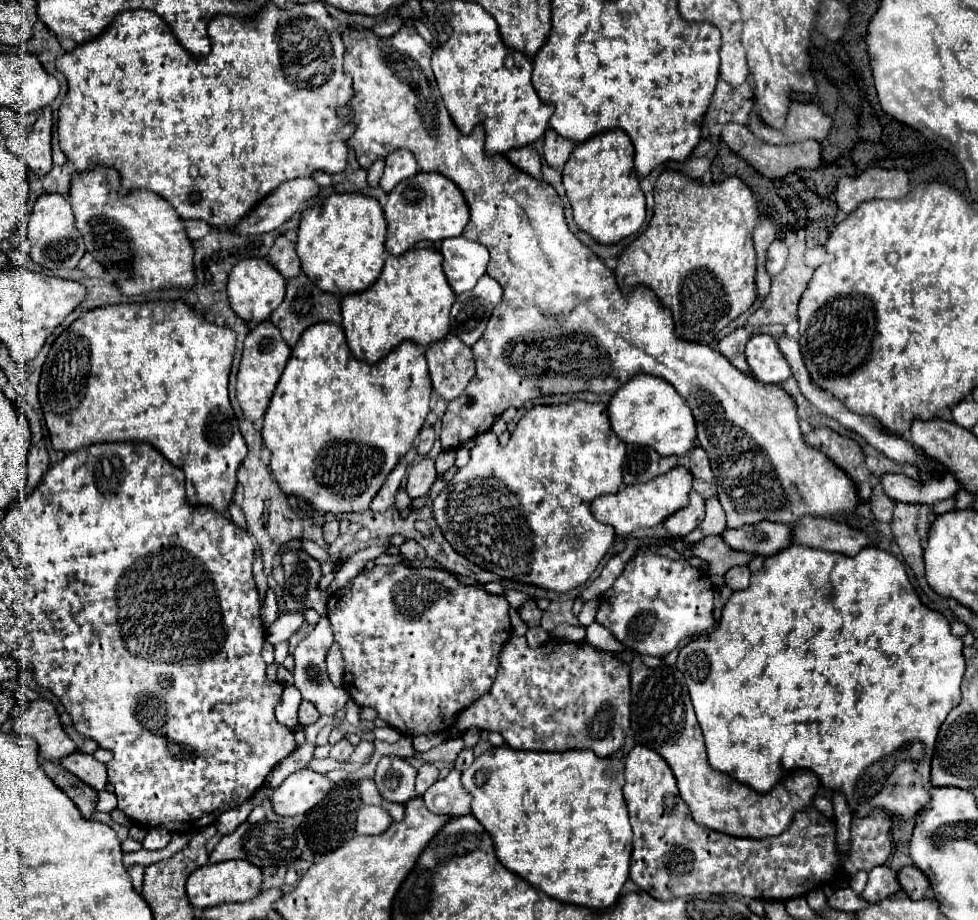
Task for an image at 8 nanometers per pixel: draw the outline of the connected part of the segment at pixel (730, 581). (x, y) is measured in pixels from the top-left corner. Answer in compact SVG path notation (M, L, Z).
M746 565L742 567L732 567L728 573L726 573L726 585L732 589L732 591L738 591L738 589L746 589L750 585L750 569Z

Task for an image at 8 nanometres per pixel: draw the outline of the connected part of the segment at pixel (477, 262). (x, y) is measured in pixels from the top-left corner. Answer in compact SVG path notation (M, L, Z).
M464 237L444 239L440 245L440 253L444 257L442 267L450 287L456 295L470 291L476 281L486 273L488 265L488 249Z

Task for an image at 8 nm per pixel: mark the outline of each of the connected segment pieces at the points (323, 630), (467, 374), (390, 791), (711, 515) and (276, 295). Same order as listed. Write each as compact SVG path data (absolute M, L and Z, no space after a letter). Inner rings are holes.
M322 617L320 623L314 627L312 633L308 633L298 647L294 649L294 659L296 659L296 667L294 667L294 685L296 689L302 693L302 699L310 701L316 705L320 715L334 715L340 707L346 705L346 701L350 699L350 695L346 695L346 689L334 687L334 683L330 681L328 673L326 673L326 653L330 649L330 645L334 643L334 633L332 633L332 625L328 621L328 617Z
M450 333L444 341L430 345L426 351L426 361L434 391L446 401L458 399L476 375L472 349L454 333Z
M382 757L376 765L374 783L380 795L390 803L406 803L416 797L416 769L400 757Z
M710 497L706 501L706 517L704 517L702 525L698 529L694 529L690 535L686 535L684 541L686 543L698 543L700 539L704 539L708 535L722 535L724 529L726 529L724 509L716 497Z
M244 259L242 263L238 263L238 267L234 267L234 271L230 271L228 301L234 313L244 321L262 323L282 303L284 289L286 279L282 279L282 275L278 275L278 271L274 271L274 267L270 267L264 259Z

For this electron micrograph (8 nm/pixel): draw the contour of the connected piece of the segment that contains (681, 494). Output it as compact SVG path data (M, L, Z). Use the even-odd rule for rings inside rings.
M674 467L672 471L642 483L642 485L624 485L618 493L614 495L600 495L590 503L592 515L606 525L612 525L618 537L630 535L636 529L642 527L654 527L664 523L674 511L682 509L688 503L688 495L692 489L692 475L684 467Z

